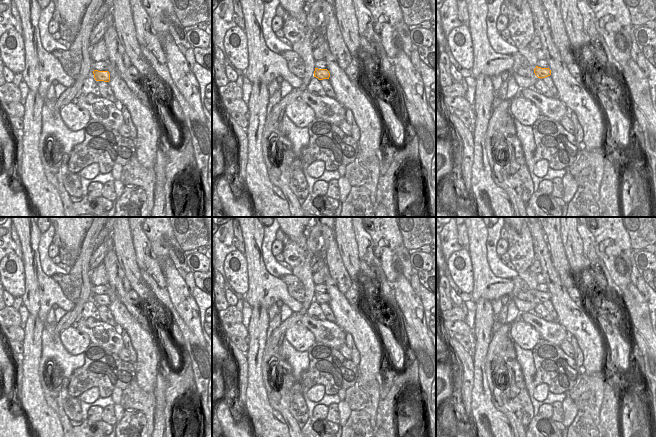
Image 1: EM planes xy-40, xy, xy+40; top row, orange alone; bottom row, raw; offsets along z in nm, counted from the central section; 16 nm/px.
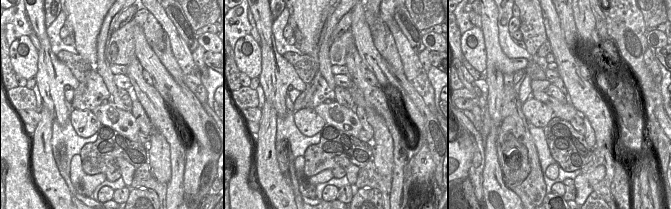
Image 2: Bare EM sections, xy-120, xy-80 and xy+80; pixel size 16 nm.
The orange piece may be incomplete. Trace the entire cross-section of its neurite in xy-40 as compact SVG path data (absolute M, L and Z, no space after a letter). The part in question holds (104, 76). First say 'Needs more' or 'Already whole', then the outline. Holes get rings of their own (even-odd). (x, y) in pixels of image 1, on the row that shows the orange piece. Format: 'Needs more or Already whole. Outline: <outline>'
Already whole. Outline: M94 70L93 74L96 81L104 81L104 82L110 81L110 73L108 71Z

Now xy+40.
Already whole. Outline: M536 66L534 73L538 78L545 78L551 75L551 70L549 68L541 68Z

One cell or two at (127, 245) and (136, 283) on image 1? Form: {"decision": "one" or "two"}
{"decision": "one"}

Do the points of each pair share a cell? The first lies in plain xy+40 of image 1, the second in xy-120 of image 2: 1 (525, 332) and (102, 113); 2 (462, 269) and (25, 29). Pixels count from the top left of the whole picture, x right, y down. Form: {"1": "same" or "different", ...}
{"1": "different", "2": "different"}

